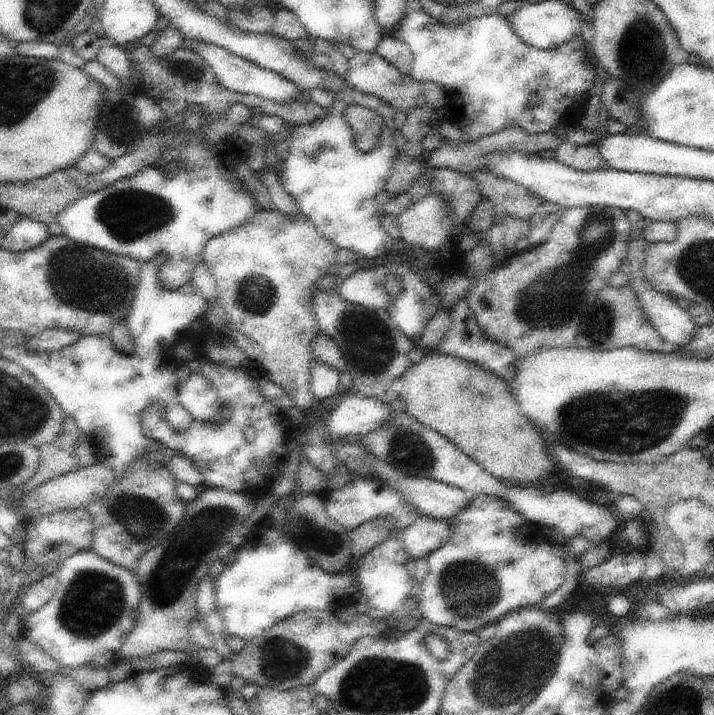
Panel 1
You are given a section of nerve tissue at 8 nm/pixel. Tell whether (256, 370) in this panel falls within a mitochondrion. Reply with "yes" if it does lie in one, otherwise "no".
no

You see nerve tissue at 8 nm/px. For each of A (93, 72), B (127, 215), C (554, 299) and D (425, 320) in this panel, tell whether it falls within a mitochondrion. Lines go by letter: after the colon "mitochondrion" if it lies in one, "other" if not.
A: other
B: mitochondrion
C: mitochondrion
D: other

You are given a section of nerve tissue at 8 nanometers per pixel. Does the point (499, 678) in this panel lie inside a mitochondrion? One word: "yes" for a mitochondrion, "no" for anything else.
yes

